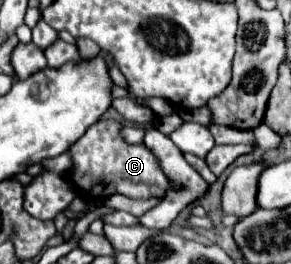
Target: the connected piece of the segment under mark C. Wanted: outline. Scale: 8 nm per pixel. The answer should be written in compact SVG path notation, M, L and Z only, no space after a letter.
M100 120L86 130L86 134L70 146L72 154L72 170L68 170L68 180L74 182L78 194L86 200L104 200L112 194L124 194L128 198L166 198L170 190L180 188L170 182L170 178L162 172L158 158L140 144L128 144L122 136L122 124L118 120Z

